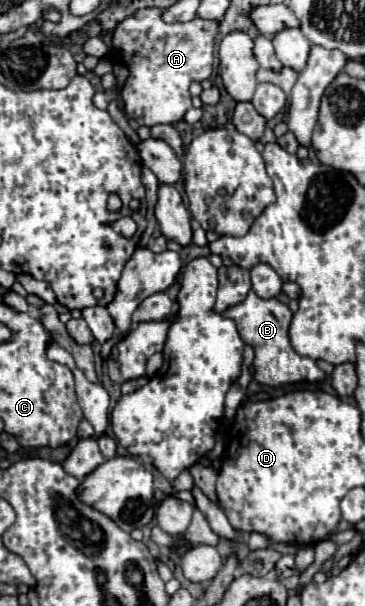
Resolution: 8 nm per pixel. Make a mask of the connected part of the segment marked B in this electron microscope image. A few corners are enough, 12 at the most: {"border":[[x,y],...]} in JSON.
{"border":[[250,292],[224,316],[256,352],[266,386],[320,384],[326,374],[290,346],[290,308]]}

